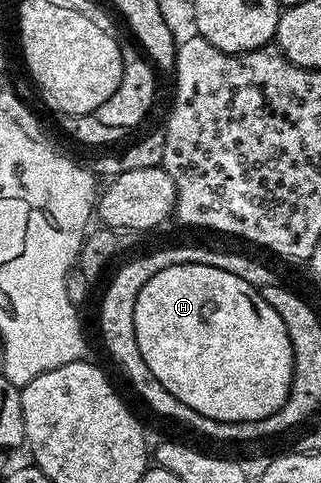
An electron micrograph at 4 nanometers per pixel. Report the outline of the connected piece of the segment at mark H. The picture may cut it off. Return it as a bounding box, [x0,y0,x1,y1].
[133,263,293,423]

